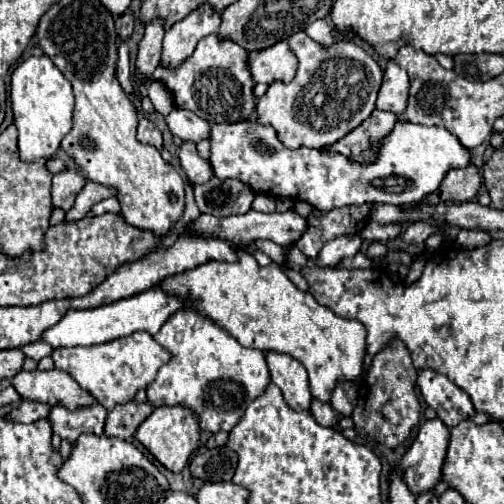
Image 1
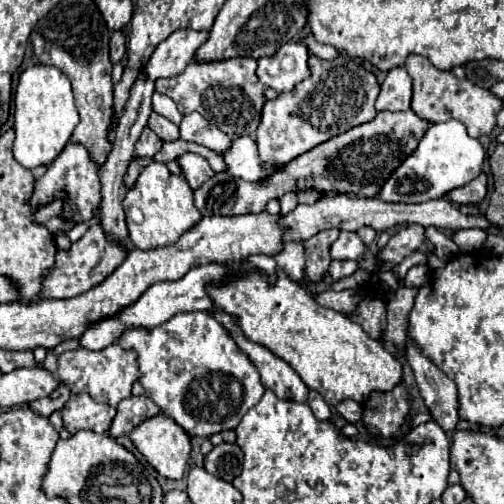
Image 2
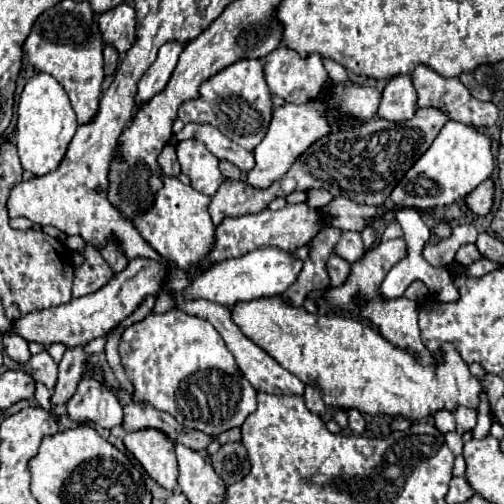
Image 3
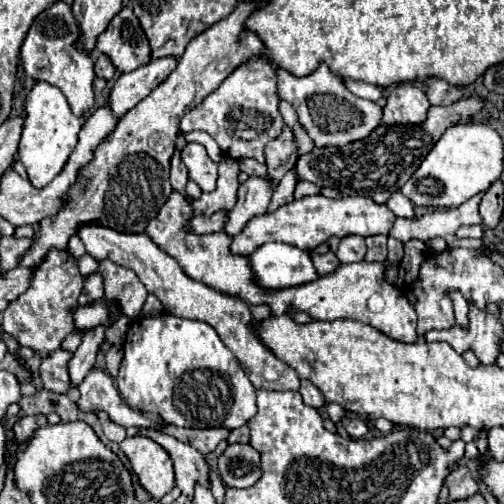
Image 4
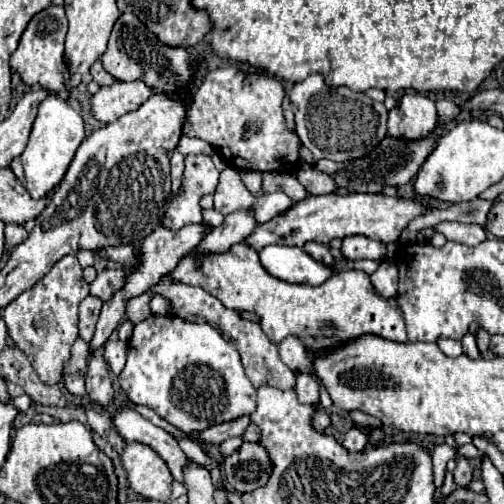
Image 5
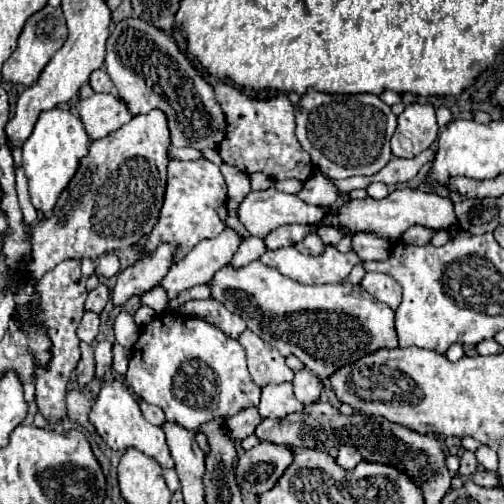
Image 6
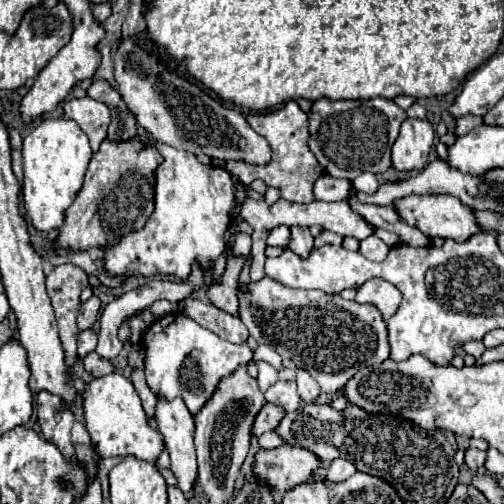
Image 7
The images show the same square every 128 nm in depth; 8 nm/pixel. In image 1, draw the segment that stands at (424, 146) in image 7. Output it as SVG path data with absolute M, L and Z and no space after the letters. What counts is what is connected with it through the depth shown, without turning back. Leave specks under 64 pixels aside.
M394 60L388 62L384 70L384 80L378 92L376 108L402 114L408 104L408 74Z

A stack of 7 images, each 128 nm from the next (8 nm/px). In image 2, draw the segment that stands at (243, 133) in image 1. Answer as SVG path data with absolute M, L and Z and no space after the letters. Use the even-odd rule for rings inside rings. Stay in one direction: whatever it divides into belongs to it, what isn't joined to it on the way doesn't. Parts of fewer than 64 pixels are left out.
M448 120L434 124L428 130L428 136L420 140L416 152L404 160L404 164L386 180L380 196L384 202L428 202L436 198L444 198L454 188L462 188L464 184L472 182L480 176L482 166L486 160L486 150L480 140L470 138L464 124L458 120ZM248 136L236 138L232 148L224 152L224 160L228 164L228 174L248 180L248 182L258 182L274 172L274 170L264 170L260 166L256 142Z

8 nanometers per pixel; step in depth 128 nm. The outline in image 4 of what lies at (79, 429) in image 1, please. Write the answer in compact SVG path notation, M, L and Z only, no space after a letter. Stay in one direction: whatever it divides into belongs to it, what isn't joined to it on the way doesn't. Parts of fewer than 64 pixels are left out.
M92 368L86 378L80 382L78 386L80 390L80 400L78 400L78 408L84 412L94 412L94 410L104 410L108 412L110 420L114 420L116 424L124 426L124 428L160 428L162 430L162 422L150 420L144 414L134 414L134 410L130 410L118 388L114 386L114 380L108 372Z

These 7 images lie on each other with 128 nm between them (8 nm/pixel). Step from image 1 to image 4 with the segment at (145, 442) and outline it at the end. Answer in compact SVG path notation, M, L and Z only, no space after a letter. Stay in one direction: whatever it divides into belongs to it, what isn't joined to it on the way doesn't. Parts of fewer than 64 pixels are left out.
M134 434L128 436L120 450L126 454L126 458L132 464L134 474L138 476L140 486L156 500L160 500L164 494L168 494L174 488L174 470L172 460L160 444L154 440Z

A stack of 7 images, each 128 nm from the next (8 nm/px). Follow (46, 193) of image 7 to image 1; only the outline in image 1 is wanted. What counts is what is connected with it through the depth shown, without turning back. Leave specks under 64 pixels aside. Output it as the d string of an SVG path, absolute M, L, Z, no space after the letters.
M32 56L18 64L10 82L14 124L18 128L18 152L22 162L52 158L62 138L72 130L74 94L70 82L48 56Z

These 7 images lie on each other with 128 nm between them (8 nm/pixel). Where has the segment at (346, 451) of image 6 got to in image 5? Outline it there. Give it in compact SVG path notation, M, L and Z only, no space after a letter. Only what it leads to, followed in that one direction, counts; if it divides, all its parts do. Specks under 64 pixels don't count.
M352 428L352 430L346 434L344 442L342 442L342 446L344 446L348 452L362 452L362 450L366 448L366 444L368 444L368 438L366 438L358 428Z

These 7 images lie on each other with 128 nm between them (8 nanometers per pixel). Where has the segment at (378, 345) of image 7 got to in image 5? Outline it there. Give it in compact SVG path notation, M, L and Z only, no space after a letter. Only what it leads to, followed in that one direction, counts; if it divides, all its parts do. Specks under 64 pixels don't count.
M236 244L236 248L230 248L224 254L206 256L200 270L196 270L192 258L186 256L170 276L174 282L204 288L230 310L246 310L256 314L260 318L264 334L274 344L280 344L288 336L300 338L304 348L312 356L330 352L364 334L374 334L394 342L406 342L404 320L398 312L396 300L380 298L372 288L368 274L360 270L338 272L322 286L290 284L266 272L256 250L244 244Z

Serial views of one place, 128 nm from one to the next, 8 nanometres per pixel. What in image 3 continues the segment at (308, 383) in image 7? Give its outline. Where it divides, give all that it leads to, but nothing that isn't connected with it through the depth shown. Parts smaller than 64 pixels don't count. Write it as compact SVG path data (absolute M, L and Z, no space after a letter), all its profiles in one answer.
M306 386L304 400L306 400L308 410L312 410L312 412L316 412L316 414L322 414L322 412L326 410L324 400L322 400L322 396L320 396L320 390L318 390L318 388L314 388L314 386Z

